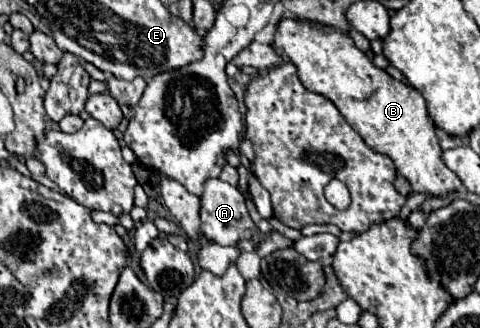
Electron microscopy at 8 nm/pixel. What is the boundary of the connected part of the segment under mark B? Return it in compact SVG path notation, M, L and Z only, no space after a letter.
M283 18L275 30L273 48L277 56L287 56L297 66L299 80L307 90L329 98L375 152L387 154L395 162L397 172L409 180L413 192L445 196L461 188L455 172L441 160L443 150L427 122L423 96L377 68L347 34L337 30L325 32L307 20Z

